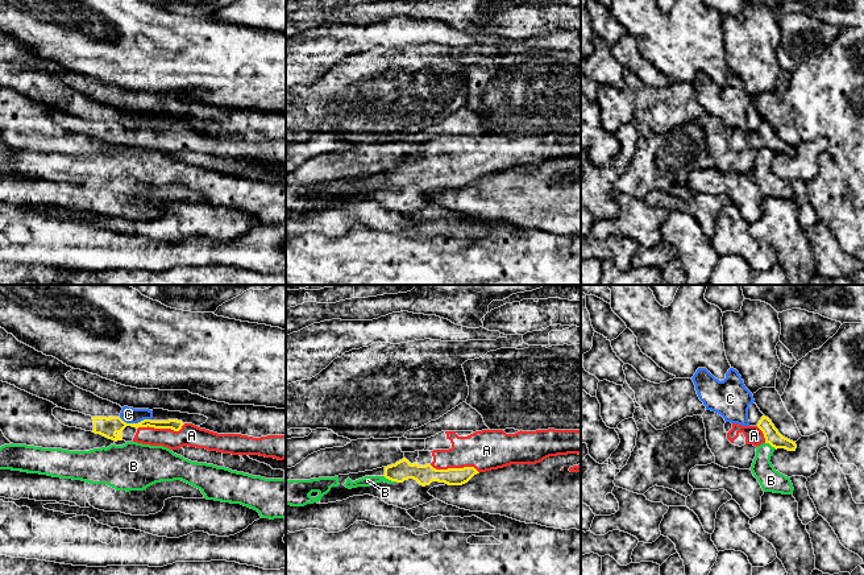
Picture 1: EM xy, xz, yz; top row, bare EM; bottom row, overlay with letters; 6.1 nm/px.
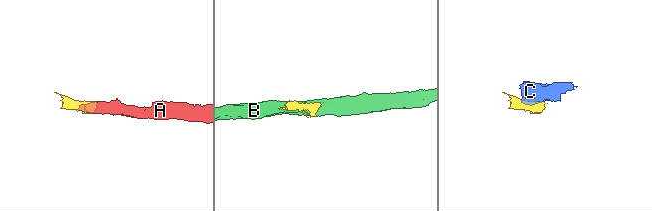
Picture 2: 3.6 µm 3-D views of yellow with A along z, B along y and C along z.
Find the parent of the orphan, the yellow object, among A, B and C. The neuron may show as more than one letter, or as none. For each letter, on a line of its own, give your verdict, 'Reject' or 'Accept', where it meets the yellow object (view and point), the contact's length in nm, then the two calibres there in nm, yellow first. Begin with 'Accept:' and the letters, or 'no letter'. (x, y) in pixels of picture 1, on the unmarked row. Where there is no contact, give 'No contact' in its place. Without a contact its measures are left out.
Accept: A
A: Accept. Touches yellow at xy (161, 132). Shared border 300 nm. Thickness 70 nm (yellow) against 140 nm
B: Reject. Touches yellow at xz (390, 183). Shared border 100 nm. Thickness 120 nm (yellow) against 60 nm
C: Reject. Touches yellow at xy (134, 128). Shared border 200 nm. Thickness 120 nm (yellow) against 100 nm

